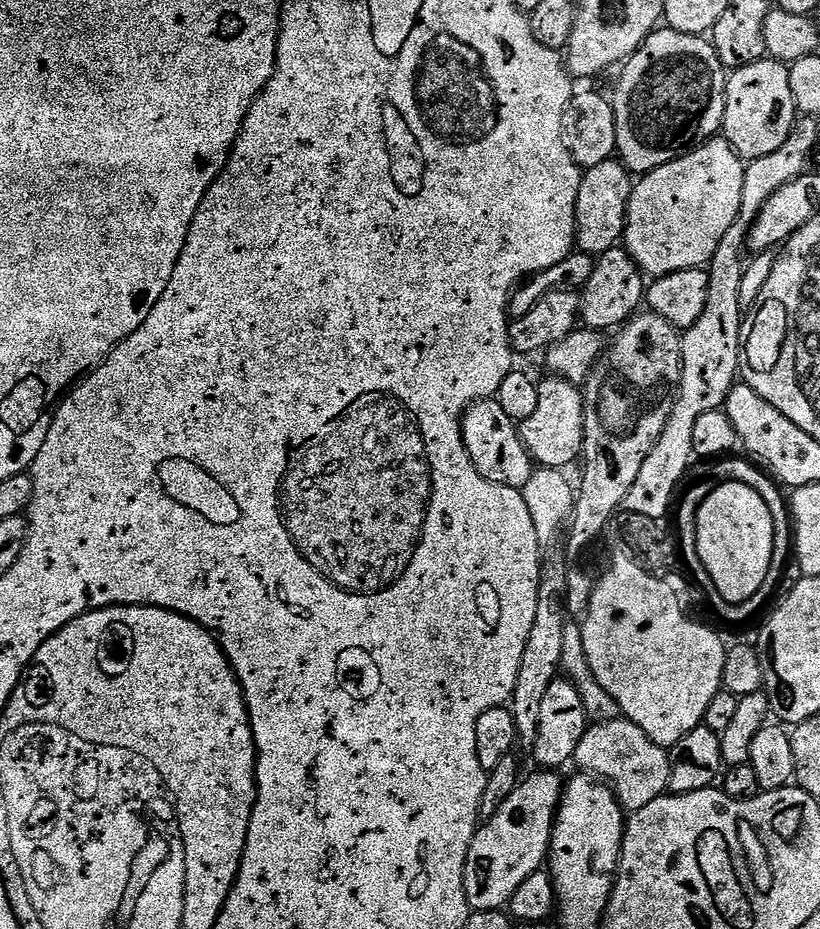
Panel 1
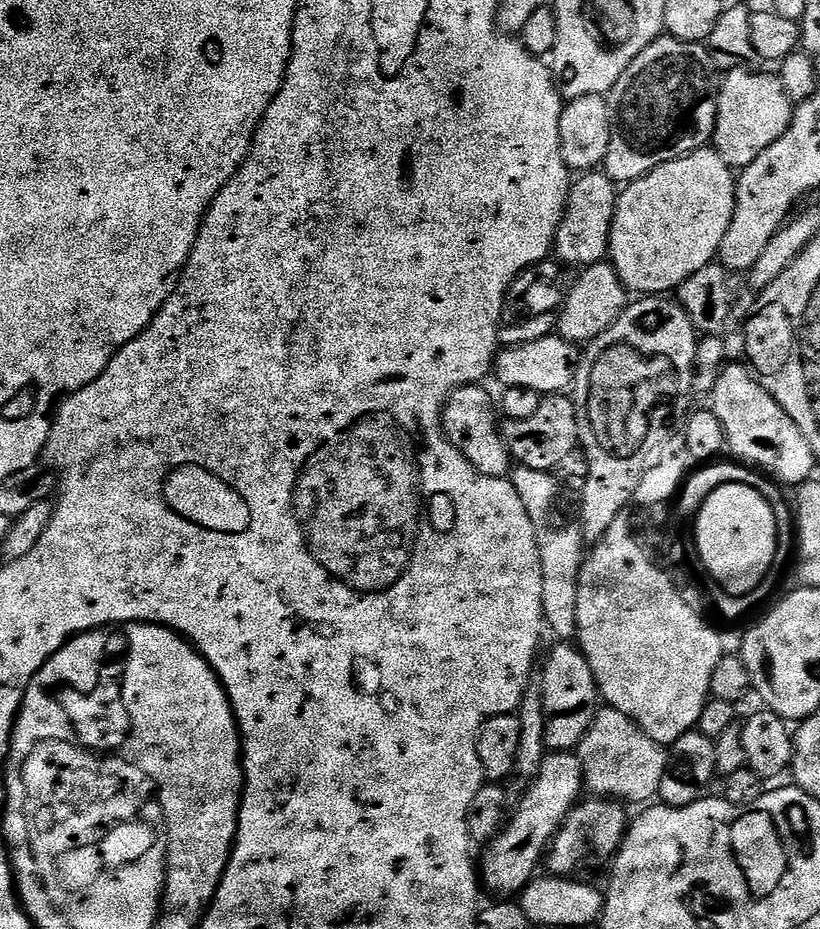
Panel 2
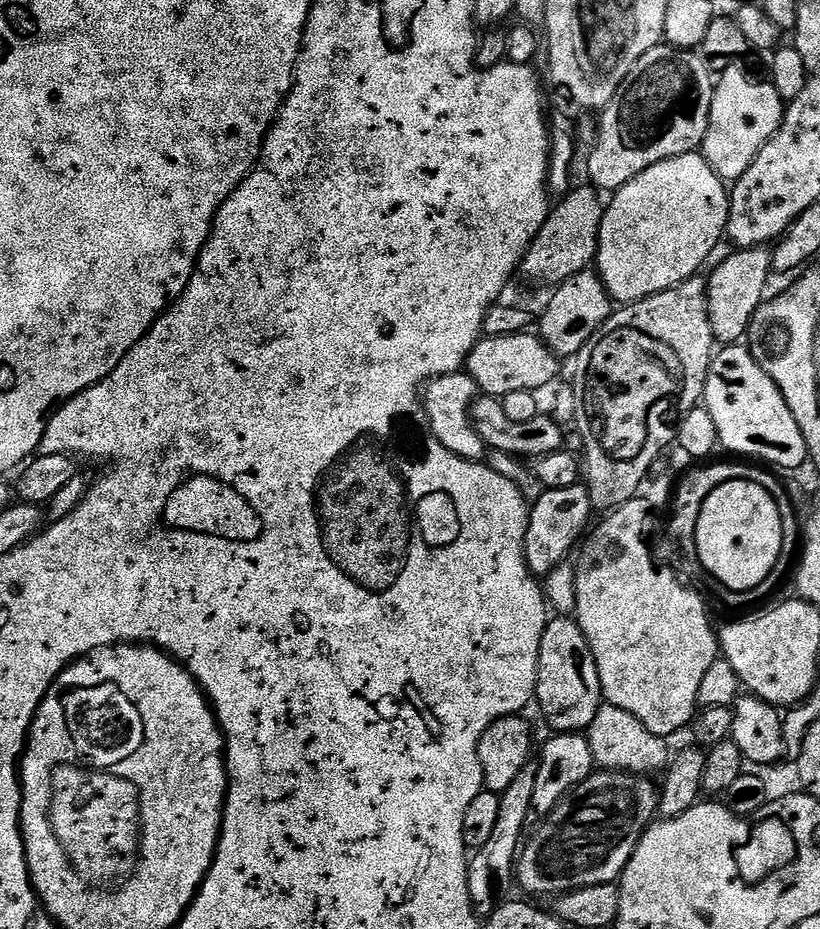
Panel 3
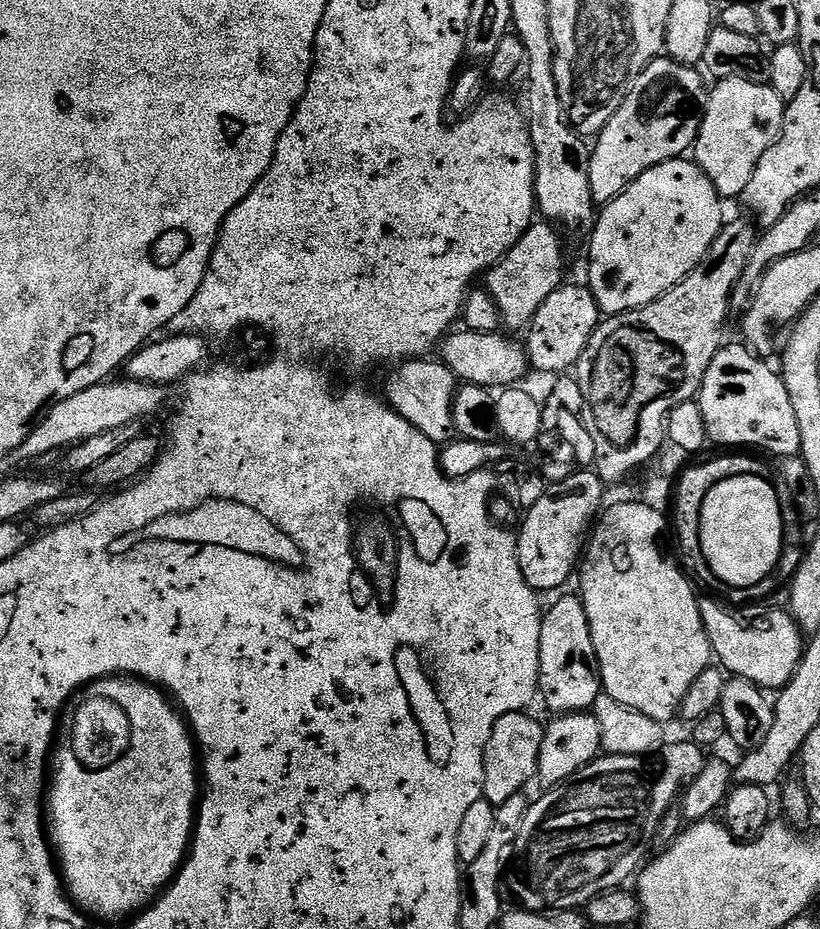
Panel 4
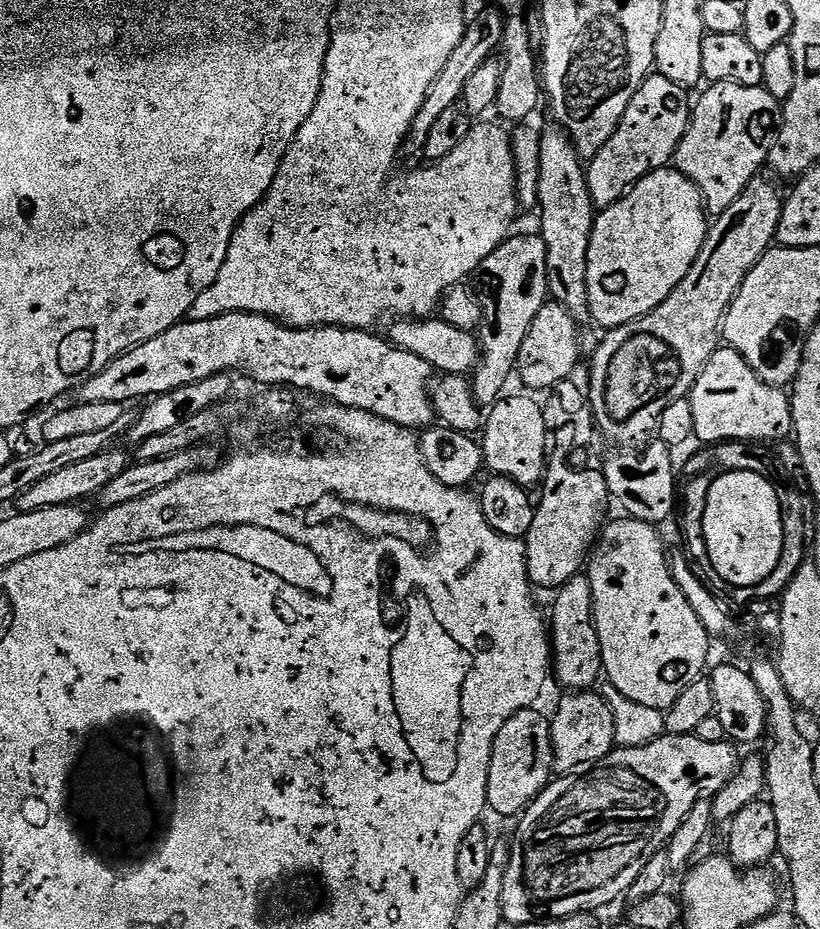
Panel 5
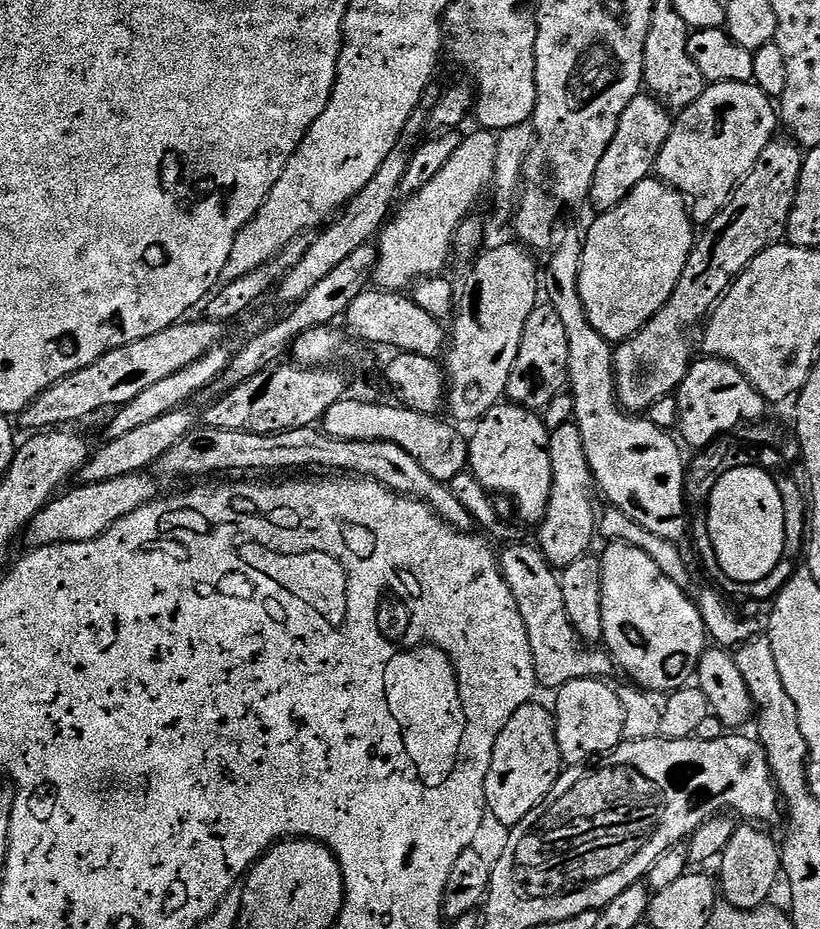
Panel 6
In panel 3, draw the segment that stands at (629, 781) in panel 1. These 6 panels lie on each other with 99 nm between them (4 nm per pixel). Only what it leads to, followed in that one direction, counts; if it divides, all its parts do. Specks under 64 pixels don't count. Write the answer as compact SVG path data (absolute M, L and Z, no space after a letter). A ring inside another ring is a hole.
M607 702L601 703L598 714L594 714L594 722L590 722L586 735L593 765L606 772L632 772L635 776L648 776L656 774L652 772L659 773L670 759L669 741L665 737L650 734L650 730L646 730L634 714L626 714L626 710L618 710L618 706Z

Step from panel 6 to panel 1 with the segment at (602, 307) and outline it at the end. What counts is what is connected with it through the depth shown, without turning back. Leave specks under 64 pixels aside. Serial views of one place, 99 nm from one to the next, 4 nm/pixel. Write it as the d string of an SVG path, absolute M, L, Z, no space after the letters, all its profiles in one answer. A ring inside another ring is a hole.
M713 138L635 181L622 244L645 277L704 268L711 261L718 242L722 242L740 213L745 167L745 161L727 140Z

